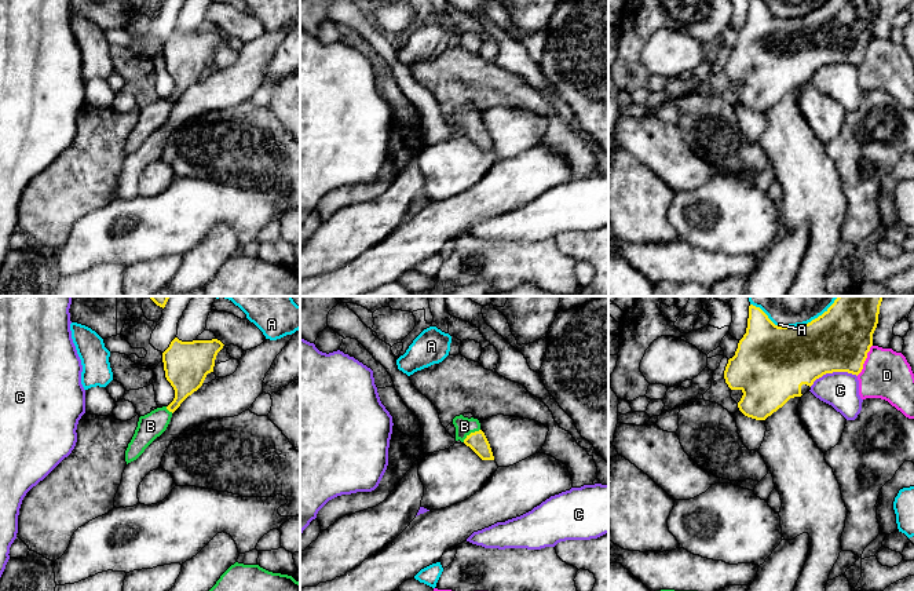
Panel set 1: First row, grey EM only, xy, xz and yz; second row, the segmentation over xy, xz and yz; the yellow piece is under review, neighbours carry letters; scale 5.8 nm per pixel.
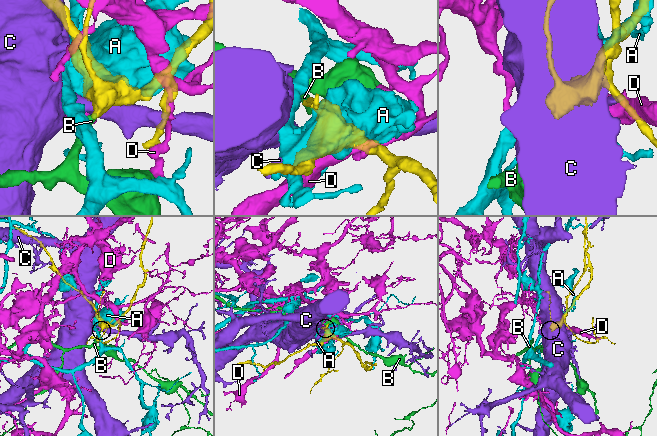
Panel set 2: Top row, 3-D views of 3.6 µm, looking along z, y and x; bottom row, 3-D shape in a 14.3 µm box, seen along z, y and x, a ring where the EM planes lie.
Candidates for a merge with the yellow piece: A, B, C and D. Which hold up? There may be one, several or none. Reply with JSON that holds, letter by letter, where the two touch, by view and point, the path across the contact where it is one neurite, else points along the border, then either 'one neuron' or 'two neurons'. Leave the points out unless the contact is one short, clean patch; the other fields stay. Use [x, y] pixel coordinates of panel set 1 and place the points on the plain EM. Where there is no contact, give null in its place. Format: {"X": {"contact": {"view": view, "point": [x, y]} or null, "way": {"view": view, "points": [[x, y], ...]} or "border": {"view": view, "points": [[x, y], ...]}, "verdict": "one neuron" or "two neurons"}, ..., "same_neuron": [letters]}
{"A": {"contact": {"view": "yz", "point": [794, 18]}, "verdict": "two neurons"}, "B": {"contact": {"view": "xz", "point": [471, 124]}, "way": {"view": "xz", "points": [[476, 132], [471, 124], [464, 117]]}, "verdict": "one neuron"}, "C": {"contact": {"view": "yz", "point": [833, 62]}, "verdict": "two neurons"}, "D": {"contact": {"view": "yz", "point": [865, 51]}, "verdict": "two neurons"}, "same_neuron": ["B"]}

